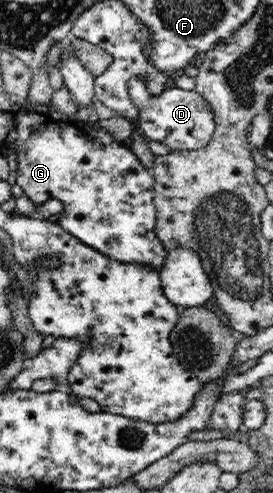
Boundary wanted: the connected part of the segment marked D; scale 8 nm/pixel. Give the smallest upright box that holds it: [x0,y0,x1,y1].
[128,76,216,151]

